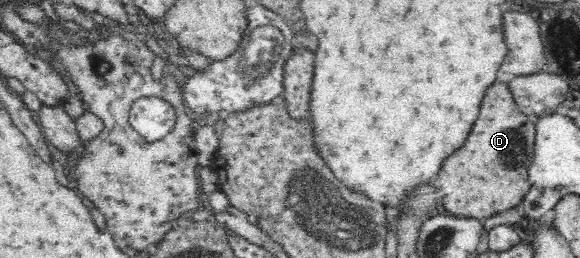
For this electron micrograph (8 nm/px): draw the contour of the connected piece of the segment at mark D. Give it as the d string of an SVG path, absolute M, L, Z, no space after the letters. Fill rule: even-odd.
M495 78L495 82L485 90L481 112L467 144L441 162L439 174L445 174L445 178L433 180L437 188L447 192L443 202L445 208L455 216L483 219L522 202L530 186L527 170L533 160L535 139L536 121L519 109L510 83Z

